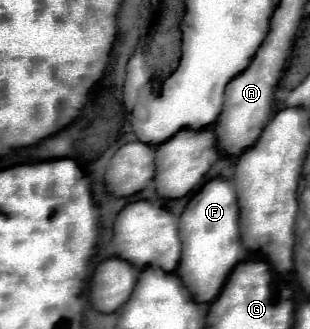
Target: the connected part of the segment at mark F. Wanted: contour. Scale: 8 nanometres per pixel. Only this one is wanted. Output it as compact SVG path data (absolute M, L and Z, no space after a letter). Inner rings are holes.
M214 177L204 183L204 187L188 201L186 209L180 215L180 239L182 239L182 257L176 267L178 275L186 279L186 287L198 295L202 301L212 301L214 295L222 289L226 275L234 269L234 263L240 263L246 257L246 249L240 239L238 229L238 199L232 179Z

